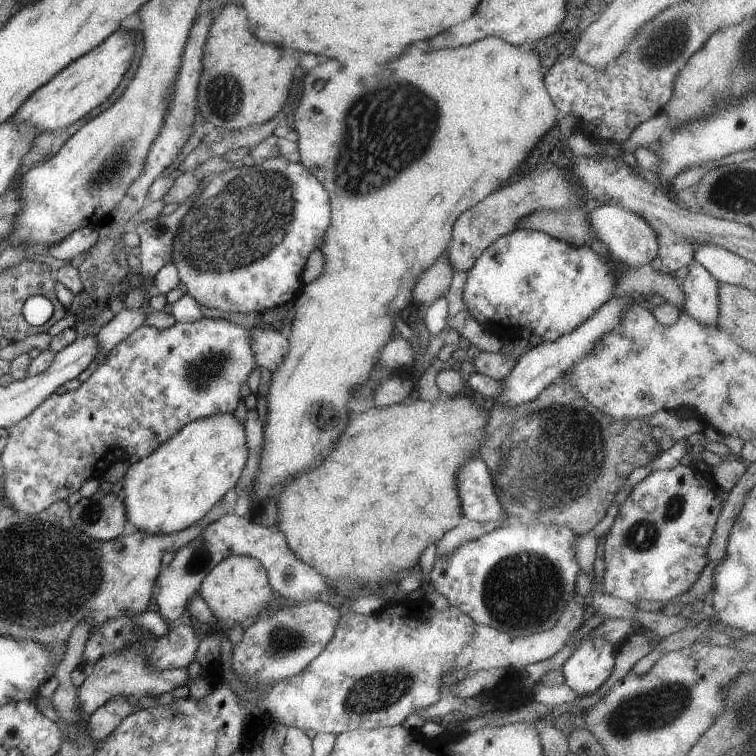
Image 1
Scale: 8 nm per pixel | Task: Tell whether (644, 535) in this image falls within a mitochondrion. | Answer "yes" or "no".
yes

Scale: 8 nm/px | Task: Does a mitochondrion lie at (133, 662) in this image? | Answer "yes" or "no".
no

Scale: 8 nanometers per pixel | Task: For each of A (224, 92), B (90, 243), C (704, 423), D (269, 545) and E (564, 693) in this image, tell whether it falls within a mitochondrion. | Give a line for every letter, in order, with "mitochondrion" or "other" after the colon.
A: mitochondrion
B: other
C: other
D: other
E: other

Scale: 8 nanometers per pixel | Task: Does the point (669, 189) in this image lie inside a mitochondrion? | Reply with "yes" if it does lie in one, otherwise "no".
no

